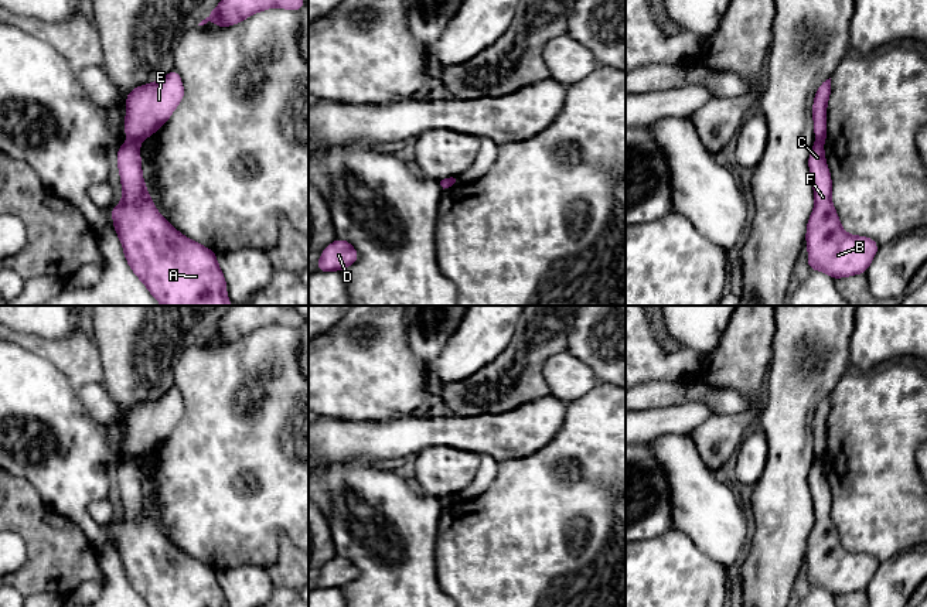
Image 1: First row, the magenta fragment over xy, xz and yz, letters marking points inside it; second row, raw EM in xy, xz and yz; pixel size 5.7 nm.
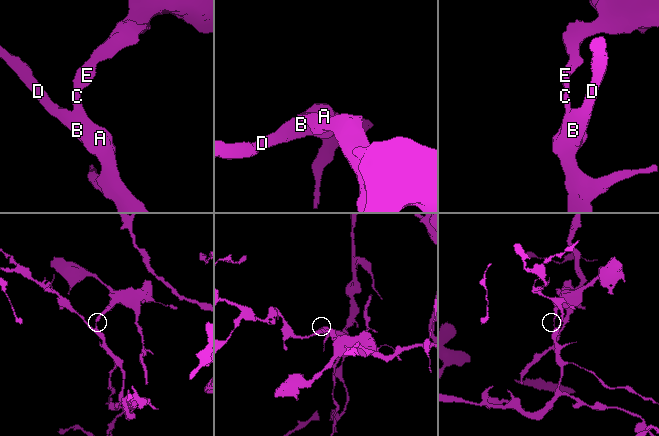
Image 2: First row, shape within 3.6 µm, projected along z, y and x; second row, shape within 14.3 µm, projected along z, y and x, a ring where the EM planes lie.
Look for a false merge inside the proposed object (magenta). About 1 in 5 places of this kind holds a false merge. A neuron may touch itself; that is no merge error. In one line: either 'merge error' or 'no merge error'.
merge error

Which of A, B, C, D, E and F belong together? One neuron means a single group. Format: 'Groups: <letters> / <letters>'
Groups: A B C D F / E

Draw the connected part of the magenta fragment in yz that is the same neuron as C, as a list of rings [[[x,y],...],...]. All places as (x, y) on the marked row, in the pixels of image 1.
[[[815,141],[808,158],[815,207],[807,224],[810,270],[821,270],[832,279],[866,273],[877,253],[876,241],[846,233],[832,205],[832,181],[825,161],[824,141]]]

